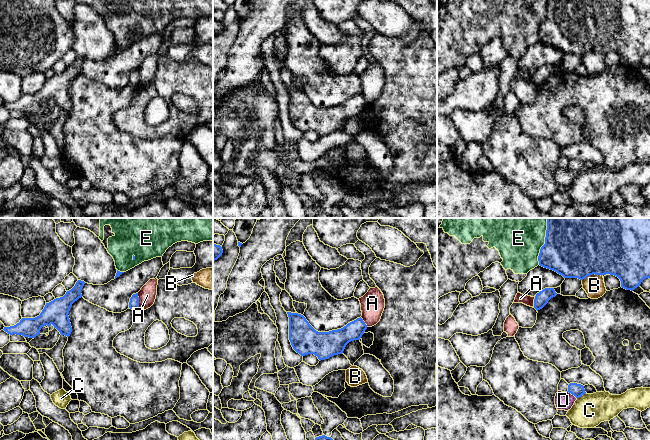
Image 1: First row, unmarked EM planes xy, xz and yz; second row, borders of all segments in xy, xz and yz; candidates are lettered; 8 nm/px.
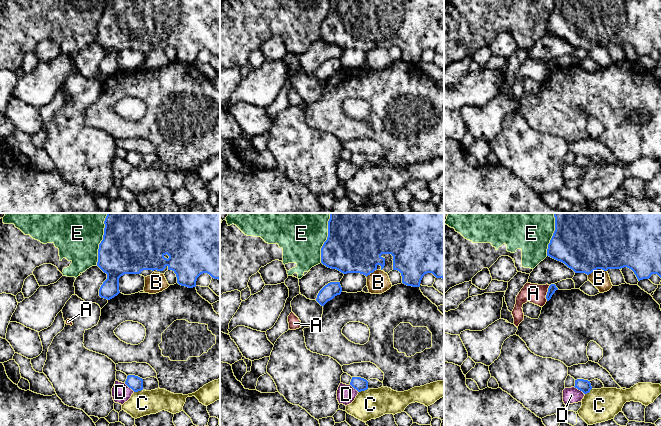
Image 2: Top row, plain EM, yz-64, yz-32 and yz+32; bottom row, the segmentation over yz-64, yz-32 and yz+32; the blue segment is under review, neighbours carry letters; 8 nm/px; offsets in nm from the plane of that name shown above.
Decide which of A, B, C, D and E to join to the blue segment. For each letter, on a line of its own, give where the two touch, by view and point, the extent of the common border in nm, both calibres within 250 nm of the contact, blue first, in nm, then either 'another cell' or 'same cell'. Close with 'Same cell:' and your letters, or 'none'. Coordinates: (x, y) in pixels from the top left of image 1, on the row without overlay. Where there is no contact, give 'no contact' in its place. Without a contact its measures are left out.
A: contact xy (138, 77); length 130 nm; calibres 80 and 140 nm; another cell
B: contact yz (591, 50); length 170 nm; calibres 440 and 170 nm; another cell
C: contact yz (581, 171); length 90 nm; calibres 100 and 260 nm; another cell
D: contact yz (572, 170); length 100 nm; calibres 100 and 140 nm; another cell
E: contact yz (544, 20); length 340 nm; calibres 440 and 340 nm; another cell
Same cell: none

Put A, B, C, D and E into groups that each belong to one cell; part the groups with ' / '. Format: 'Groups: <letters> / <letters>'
Groups: A / B / C / D / E

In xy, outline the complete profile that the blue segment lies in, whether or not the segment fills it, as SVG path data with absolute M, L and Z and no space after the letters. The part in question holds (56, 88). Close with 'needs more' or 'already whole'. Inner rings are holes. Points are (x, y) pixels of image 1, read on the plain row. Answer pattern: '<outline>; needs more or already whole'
M78 56L75 62L67 67L63 73L46 79L39 92L35 94L22 94L16 101L4 103L3 106L10 111L16 110L35 114L40 110L42 103L45 101L49 103L52 100L61 111L69 113L72 103L68 90L72 80L82 73L81 66L84 60L84 57Z; already whole

